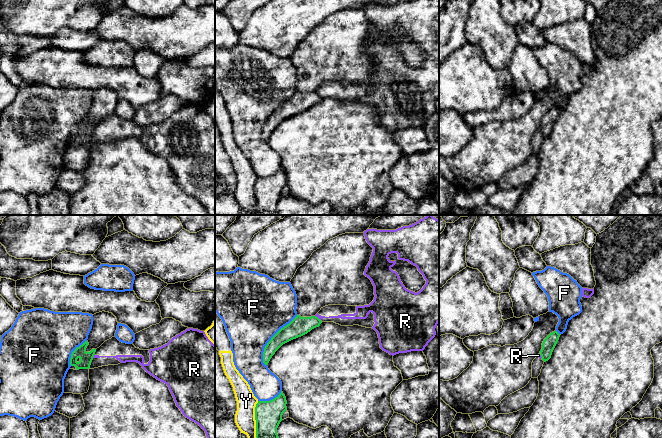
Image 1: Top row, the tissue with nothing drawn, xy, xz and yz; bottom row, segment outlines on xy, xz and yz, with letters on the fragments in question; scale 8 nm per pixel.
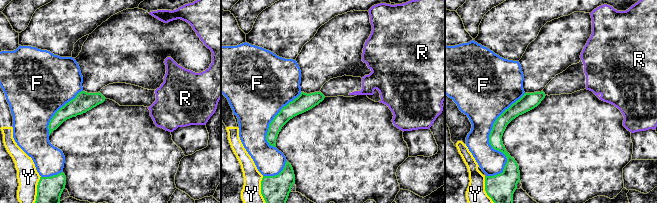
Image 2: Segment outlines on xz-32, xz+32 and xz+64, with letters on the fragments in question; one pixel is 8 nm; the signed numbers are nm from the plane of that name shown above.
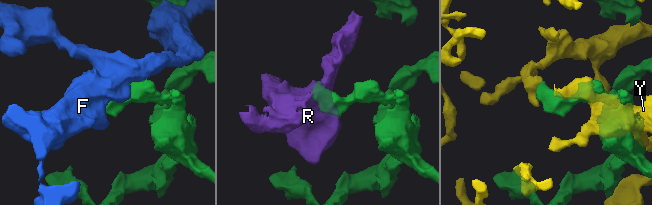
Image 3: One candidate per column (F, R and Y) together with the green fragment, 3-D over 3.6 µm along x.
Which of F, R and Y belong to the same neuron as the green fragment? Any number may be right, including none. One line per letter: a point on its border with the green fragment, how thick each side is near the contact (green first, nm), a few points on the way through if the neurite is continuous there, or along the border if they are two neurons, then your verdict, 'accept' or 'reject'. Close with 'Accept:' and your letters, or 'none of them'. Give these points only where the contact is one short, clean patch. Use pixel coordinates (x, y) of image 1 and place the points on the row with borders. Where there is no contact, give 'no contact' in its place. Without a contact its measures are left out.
F: contact xz (271, 339); calibres 160 and 480 nm; reject
R: contact xz (318, 318); calibres 160 and 50 nm; border xz (315, 315), (320, 320); reject
Y: contact xz (255, 419); calibres 220 and 160 nm; reject
Accept: none of them

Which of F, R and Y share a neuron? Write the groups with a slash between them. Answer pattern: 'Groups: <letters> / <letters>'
Groups: F / R / Y

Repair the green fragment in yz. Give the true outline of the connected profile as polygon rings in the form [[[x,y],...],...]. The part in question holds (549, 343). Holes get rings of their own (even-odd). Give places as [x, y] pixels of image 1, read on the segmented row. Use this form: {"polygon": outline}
{"polygon": [[[557,331],[550,333],[542,343],[542,349],[540,355],[544,362],[551,358],[552,352],[559,340],[560,334]]]}

